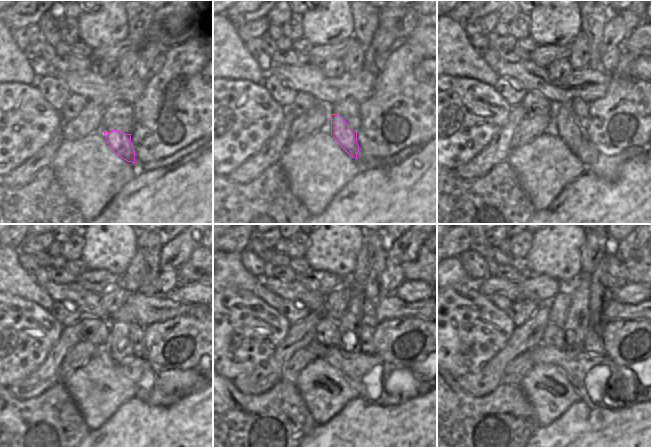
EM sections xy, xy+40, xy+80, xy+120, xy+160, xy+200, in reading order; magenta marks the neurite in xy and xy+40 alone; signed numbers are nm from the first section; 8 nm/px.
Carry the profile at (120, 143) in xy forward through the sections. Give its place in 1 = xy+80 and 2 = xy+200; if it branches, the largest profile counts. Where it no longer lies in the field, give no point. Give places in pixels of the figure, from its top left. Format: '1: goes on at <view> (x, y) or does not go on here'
1: goes on at xy+80 (569, 130)
2: goes on at xy+200 (576, 326)

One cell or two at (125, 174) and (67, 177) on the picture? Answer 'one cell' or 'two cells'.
one cell

